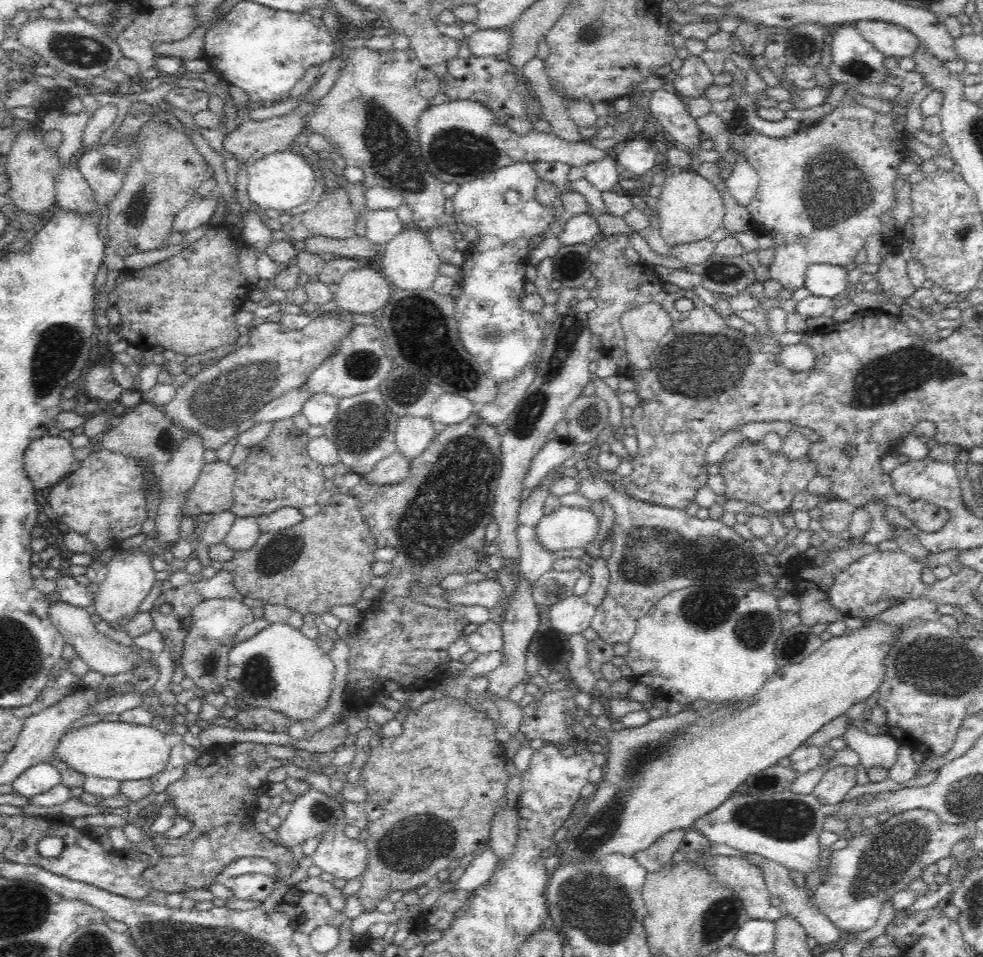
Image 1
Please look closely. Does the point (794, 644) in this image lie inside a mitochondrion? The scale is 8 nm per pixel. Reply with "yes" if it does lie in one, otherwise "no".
yes

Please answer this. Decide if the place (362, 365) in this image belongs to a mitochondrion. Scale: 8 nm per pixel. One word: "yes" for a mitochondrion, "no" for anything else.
yes

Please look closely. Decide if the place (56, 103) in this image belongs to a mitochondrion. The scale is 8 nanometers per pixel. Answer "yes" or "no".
no

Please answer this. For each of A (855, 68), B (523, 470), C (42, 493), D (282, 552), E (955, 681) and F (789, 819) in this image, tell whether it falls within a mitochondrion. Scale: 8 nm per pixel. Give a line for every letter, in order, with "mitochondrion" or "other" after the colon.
A: mitochondrion
B: other
C: other
D: mitochondrion
E: mitochondrion
F: mitochondrion

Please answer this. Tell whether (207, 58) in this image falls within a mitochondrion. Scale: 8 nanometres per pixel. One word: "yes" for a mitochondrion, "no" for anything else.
no

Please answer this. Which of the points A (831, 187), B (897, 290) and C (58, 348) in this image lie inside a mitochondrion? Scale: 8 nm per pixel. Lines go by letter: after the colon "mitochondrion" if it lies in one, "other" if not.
A: mitochondrion
B: other
C: mitochondrion

